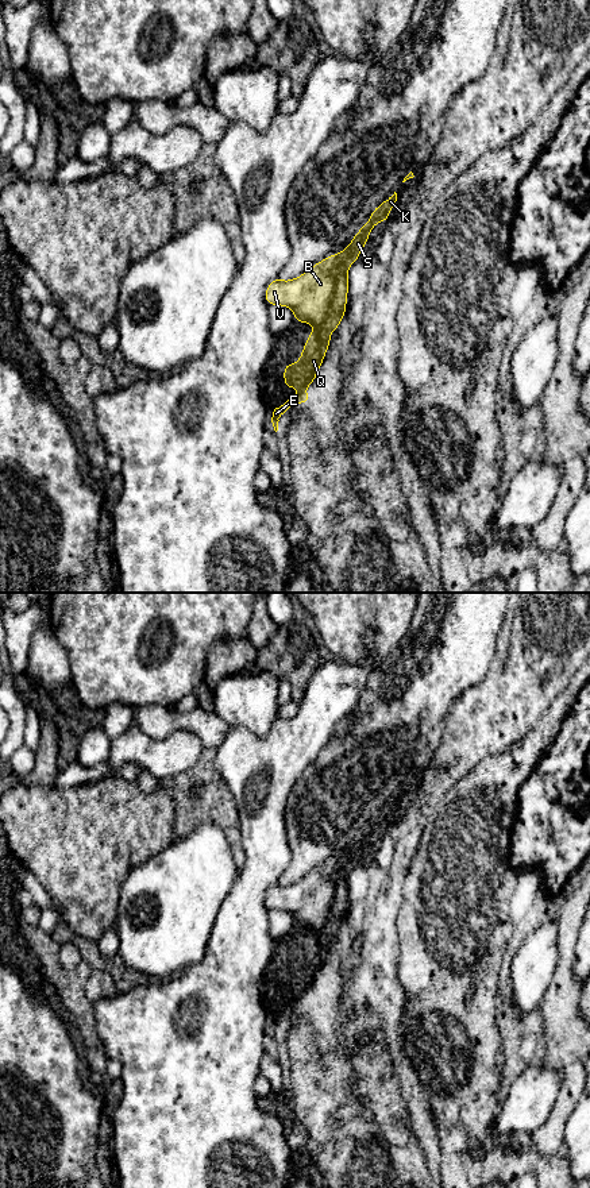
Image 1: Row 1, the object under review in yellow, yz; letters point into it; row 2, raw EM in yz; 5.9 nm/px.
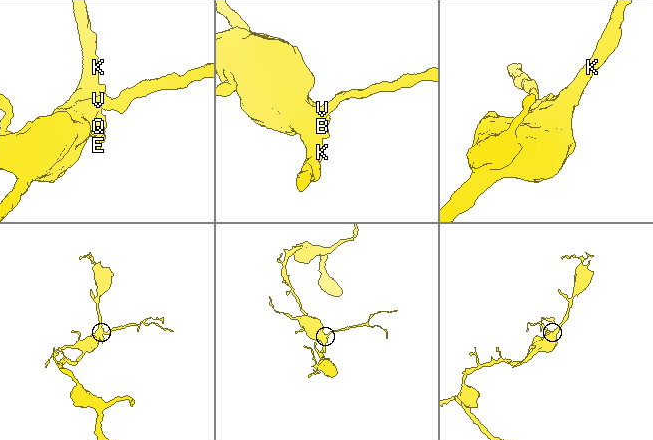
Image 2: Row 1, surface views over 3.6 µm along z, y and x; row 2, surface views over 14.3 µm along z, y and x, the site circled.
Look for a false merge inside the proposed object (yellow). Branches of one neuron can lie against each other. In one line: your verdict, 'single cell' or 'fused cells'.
fused cells

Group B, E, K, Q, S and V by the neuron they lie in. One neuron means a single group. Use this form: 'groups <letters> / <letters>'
groups B K S V / E Q

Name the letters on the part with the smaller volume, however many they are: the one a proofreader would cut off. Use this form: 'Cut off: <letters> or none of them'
Cut off: E, Q

